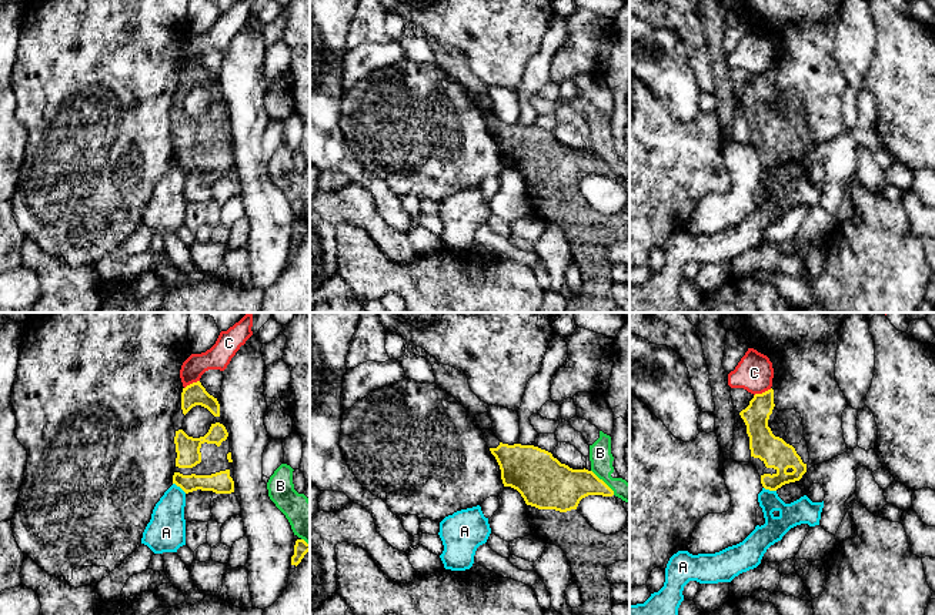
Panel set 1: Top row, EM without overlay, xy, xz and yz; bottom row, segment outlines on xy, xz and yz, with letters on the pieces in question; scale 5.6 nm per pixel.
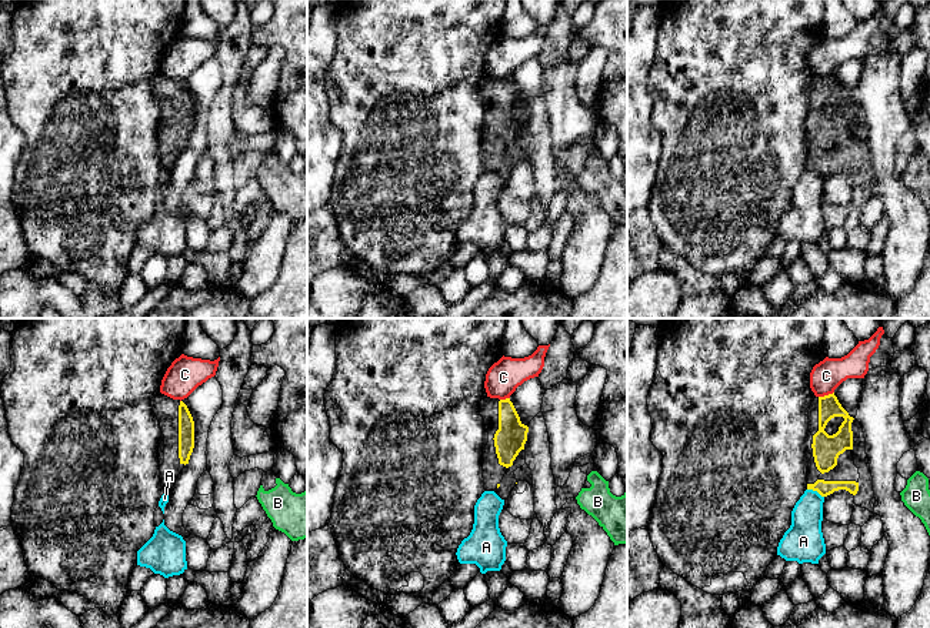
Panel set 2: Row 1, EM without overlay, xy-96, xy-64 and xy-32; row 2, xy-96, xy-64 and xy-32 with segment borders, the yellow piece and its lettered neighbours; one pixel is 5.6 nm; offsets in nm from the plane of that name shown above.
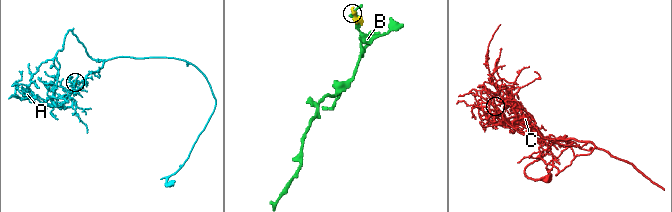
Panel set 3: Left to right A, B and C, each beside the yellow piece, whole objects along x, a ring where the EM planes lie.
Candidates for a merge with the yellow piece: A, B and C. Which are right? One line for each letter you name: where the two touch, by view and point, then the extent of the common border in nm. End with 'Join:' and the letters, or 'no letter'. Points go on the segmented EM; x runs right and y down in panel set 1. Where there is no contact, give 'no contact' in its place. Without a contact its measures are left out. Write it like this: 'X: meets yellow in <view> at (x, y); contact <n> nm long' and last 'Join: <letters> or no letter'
Join: no letter

